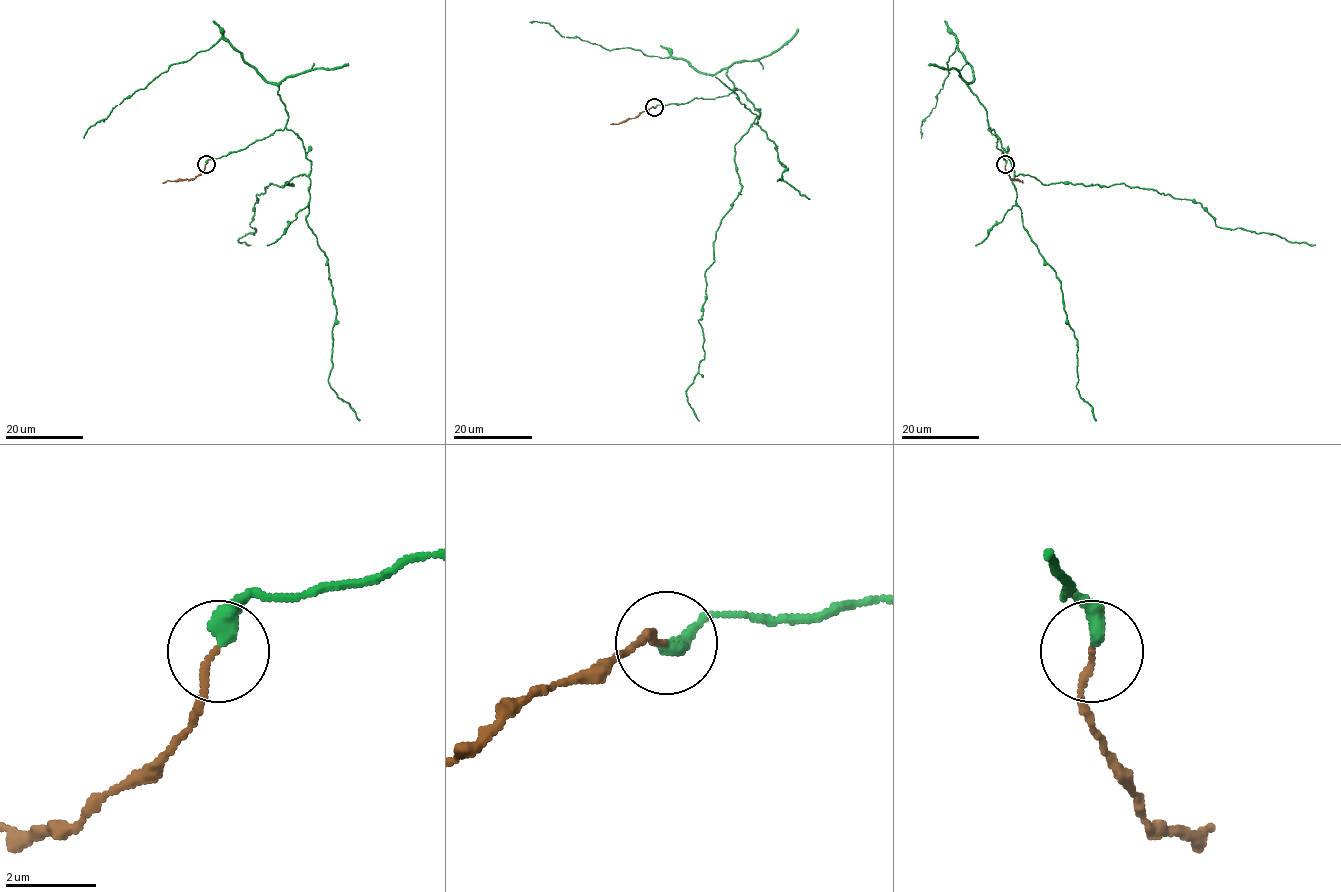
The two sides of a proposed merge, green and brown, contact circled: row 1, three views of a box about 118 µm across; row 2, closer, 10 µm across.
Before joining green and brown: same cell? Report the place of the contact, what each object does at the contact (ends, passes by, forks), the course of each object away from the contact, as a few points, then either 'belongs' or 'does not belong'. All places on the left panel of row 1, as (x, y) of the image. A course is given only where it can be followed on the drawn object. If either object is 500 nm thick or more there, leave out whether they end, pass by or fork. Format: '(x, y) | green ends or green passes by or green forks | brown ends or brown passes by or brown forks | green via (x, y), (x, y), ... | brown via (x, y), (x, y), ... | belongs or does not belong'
(206, 164) | green ends | brown ends | green via (206, 163), (276, 130), (302, 141), (310, 172), (256, 195), (256, 231), (238, 241), (251, 244) | brown via (206, 163), (194, 178), (163, 183) | belongs

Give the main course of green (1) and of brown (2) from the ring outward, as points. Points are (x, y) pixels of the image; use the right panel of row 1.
1: (1005, 163), (989, 129), (1016, 175), (1043, 185), (1153, 189), (1198, 202), (1218, 227), (1315, 244)
2: (1005, 163), (1004, 169), (1010, 178), (1023, 183)

